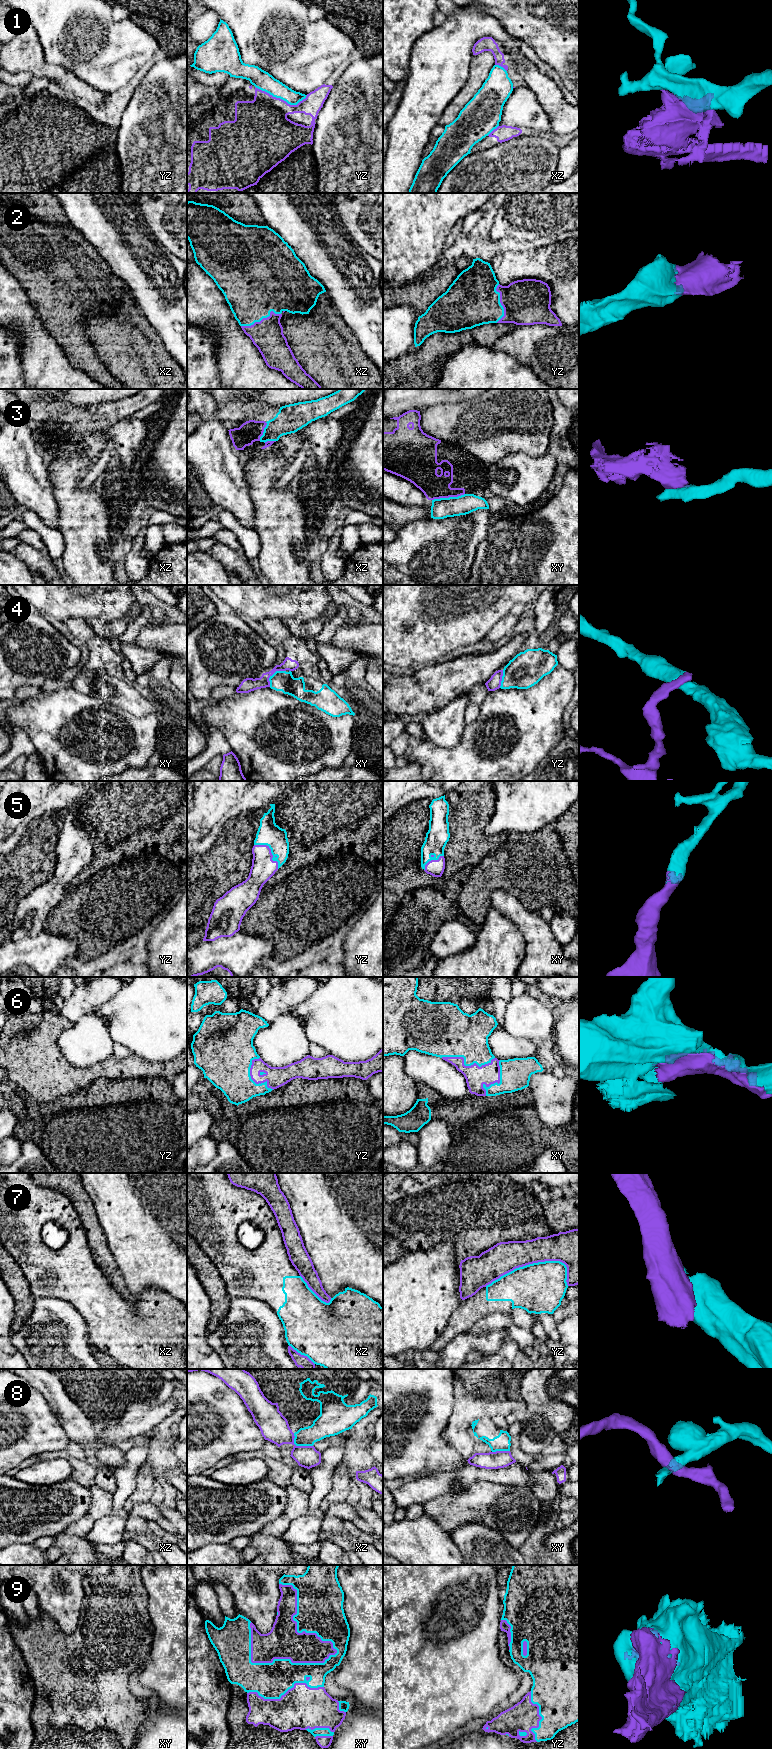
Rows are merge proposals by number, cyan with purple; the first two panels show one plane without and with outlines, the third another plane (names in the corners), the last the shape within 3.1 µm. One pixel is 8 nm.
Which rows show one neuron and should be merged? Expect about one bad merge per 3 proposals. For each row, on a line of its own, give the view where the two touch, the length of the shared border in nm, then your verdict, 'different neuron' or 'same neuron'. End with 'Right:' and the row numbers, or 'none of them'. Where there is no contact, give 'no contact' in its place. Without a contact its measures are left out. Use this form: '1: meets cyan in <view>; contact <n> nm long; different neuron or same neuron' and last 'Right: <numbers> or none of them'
1: meets cyan in yz; contact 440 nm long; different neuron
2: meets cyan in xz; contact 340 nm long; same neuron
3: meets cyan in xy; contact 280 nm long; different neuron
4: meets cyan in xy; contact 190 nm long; different neuron
5: meets cyan in yz; contact 280 nm long; same neuron
6: meets cyan in xy; contact 440 nm long; same neuron
7: meets cyan in yz; contact 650 nm long; different neuron
8: meets cyan in xz; contact 190 nm long; different neuron
9: meets cyan in xy; contact 750 nm long; same neuron
Right: 2, 5, 6, 9

